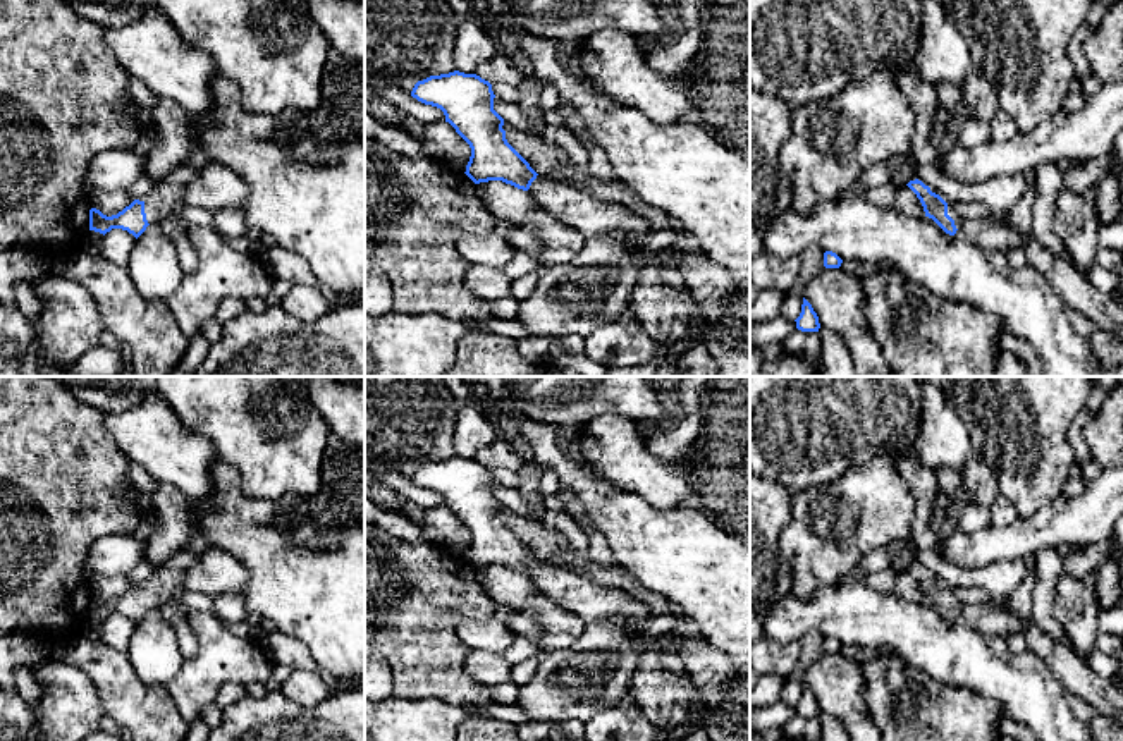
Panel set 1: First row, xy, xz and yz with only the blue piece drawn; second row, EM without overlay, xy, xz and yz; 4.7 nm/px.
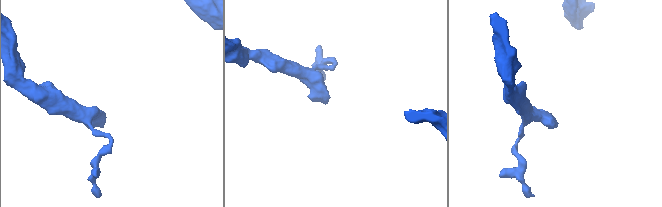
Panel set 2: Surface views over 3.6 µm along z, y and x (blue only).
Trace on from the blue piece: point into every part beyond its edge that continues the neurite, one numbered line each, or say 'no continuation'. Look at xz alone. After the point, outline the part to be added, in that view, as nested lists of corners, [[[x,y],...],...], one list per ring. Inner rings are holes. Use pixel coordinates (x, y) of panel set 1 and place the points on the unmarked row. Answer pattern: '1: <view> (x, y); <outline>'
1: xz (664, 690); [[[540,559],[531,567],[528,578],[538,593],[559,603],[564,610],[581,617],[585,624],[617,621],[633,628],[641,640],[648,641],[648,645],[638,653],[638,667],[628,691],[641,707],[648,720],[662,731],[662,736],[669,734],[678,726],[686,724],[690,720],[691,707],[702,703],[703,708],[697,715],[697,729],[703,729],[712,741],[750,741],[750,738],[733,734],[722,727],[705,707],[679,653],[684,640],[683,636],[672,633],[662,638],[645,638],[640,633],[638,626],[654,617],[652,610],[645,603],[638,602],[621,588],[598,585],[585,576],[573,574]]]

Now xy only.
1: xy (165, 583); [[[169,566],[153,571],[151,578],[144,586],[144,598],[148,609],[160,609],[163,603],[175,603],[179,593],[184,591],[182,574]],[[181,607],[182,609],[182,607]]]

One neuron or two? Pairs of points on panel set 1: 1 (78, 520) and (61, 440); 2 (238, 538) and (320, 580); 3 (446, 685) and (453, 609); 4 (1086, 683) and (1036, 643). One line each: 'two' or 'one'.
1: one
2: one
3: one
4: one

